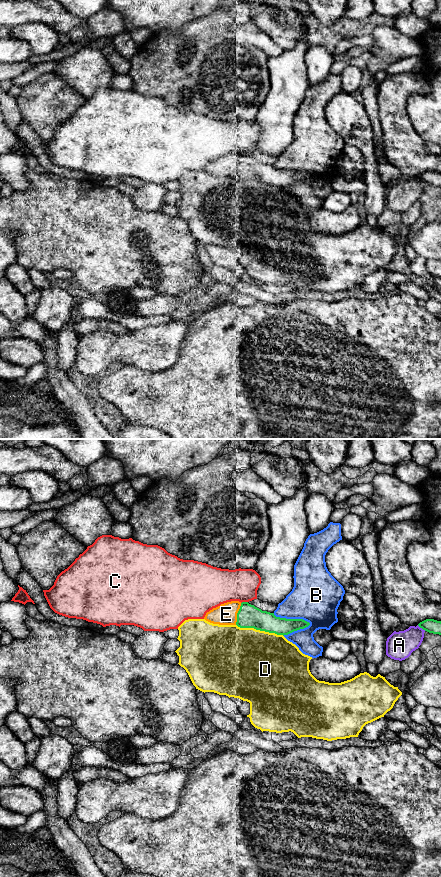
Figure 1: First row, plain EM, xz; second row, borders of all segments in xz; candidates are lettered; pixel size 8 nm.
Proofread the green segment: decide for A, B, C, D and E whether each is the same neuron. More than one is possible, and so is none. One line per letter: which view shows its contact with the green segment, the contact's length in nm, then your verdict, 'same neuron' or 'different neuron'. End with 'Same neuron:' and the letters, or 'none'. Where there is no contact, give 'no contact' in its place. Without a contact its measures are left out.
A: meets green in xz; contact 80 nm long; different neuron
B: meets green in xz; contact 320 nm long; different neuron
C: meets green in xz; contact 60 nm long; different neuron
D: meets green in xz; contact 400 nm long; different neuron
E: meets green in xz; contact 180 nm long; same neuron
Same neuron: E

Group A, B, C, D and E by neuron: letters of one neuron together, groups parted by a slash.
A / B / C / D / E

